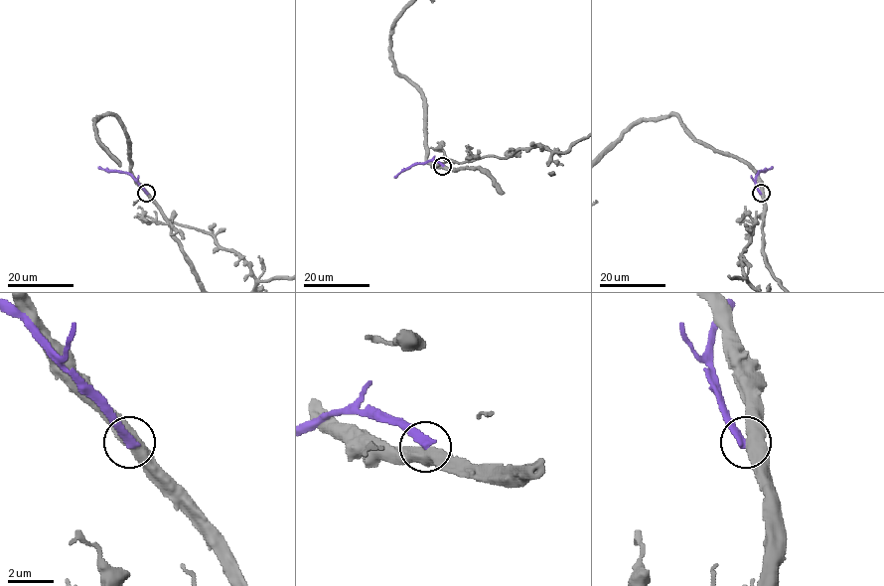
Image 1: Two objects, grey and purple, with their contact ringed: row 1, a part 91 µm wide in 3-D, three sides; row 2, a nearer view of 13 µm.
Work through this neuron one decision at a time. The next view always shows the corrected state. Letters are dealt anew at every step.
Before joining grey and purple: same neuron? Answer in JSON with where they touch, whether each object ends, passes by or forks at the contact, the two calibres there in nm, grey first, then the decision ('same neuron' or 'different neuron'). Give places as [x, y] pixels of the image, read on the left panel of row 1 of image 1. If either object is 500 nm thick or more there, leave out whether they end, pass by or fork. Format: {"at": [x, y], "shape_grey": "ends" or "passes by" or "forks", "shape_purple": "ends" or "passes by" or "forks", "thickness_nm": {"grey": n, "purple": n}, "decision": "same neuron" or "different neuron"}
{"at": [146, 193], "thickness_nm": {"grey": 550, "purple": 380}, "decision": "different neuron"}

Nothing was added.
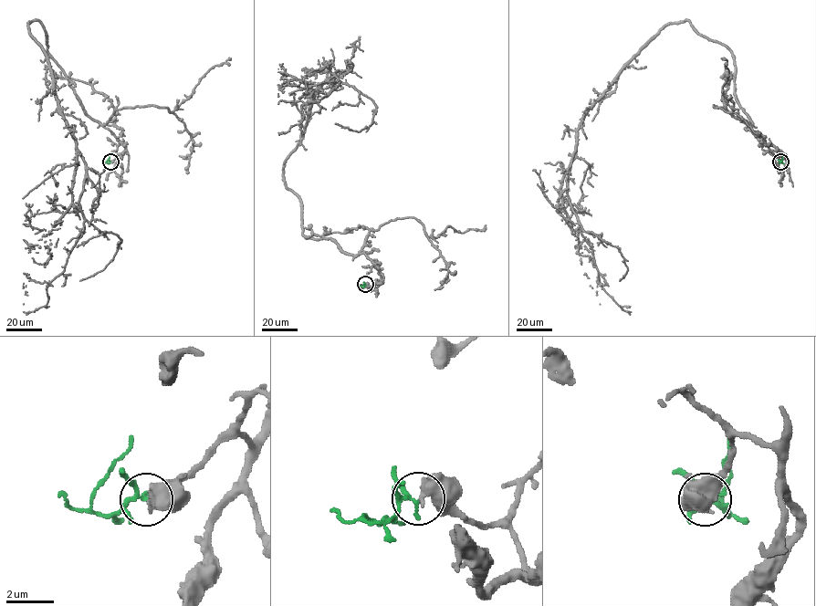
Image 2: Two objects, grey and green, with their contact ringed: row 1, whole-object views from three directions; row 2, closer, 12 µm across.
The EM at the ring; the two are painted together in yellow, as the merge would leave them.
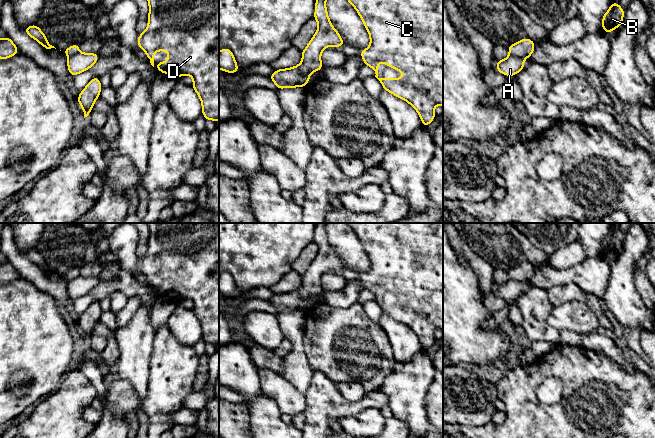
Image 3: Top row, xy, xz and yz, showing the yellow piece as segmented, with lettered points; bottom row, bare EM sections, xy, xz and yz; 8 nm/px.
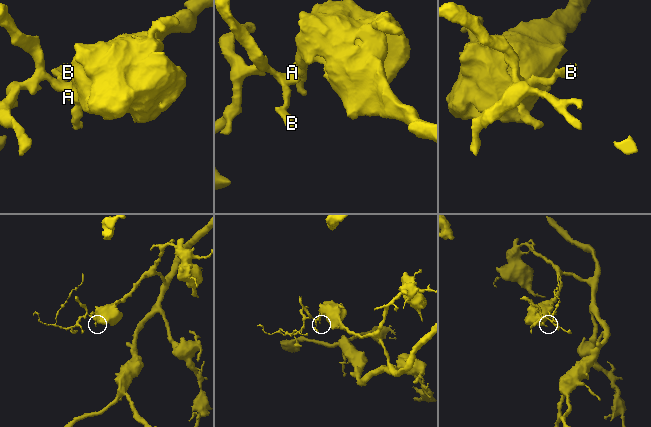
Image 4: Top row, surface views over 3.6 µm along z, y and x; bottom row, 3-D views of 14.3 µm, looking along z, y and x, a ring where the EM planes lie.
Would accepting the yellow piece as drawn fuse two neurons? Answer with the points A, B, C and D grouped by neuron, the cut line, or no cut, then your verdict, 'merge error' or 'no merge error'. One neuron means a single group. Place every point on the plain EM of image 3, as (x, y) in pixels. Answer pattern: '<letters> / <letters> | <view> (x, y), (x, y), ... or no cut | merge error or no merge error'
A C D / B | xz (295, 290), (299, 297), (308, 305) | merge error

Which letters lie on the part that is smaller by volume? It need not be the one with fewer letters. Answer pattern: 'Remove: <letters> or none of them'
Remove: B

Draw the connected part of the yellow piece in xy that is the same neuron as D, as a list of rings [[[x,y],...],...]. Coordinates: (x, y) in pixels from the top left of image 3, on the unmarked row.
[[[147,223],[149,228],[148,250],[139,258],[137,269],[142,272],[154,291],[154,276],[168,275],[168,286],[160,285],[156,295],[179,303],[182,299],[193,302],[192,311],[202,328],[206,344],[219,345],[219,223]]]

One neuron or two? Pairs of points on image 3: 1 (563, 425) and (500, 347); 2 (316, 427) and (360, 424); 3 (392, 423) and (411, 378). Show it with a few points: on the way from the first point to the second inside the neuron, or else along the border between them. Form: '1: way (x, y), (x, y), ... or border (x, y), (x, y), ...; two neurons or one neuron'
1: border (510, 365), (504, 369); two neurons
2: border (360, 411), (354, 414), (343, 415), (337, 420); two neurons
3: border (393, 415), (401, 419), (409, 427); two neurons

